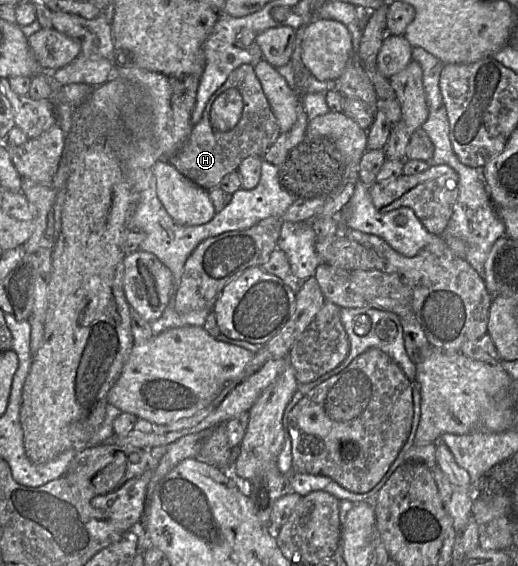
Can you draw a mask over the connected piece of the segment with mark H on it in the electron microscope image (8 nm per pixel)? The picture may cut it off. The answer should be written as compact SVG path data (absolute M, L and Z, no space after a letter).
M245 64L232 71L226 82L211 96L201 119L193 125L188 139L168 162L192 182L209 191L217 188L224 176L236 171L245 158L258 156L263 159L280 133L279 125L263 92L261 83L256 77L254 67Z

